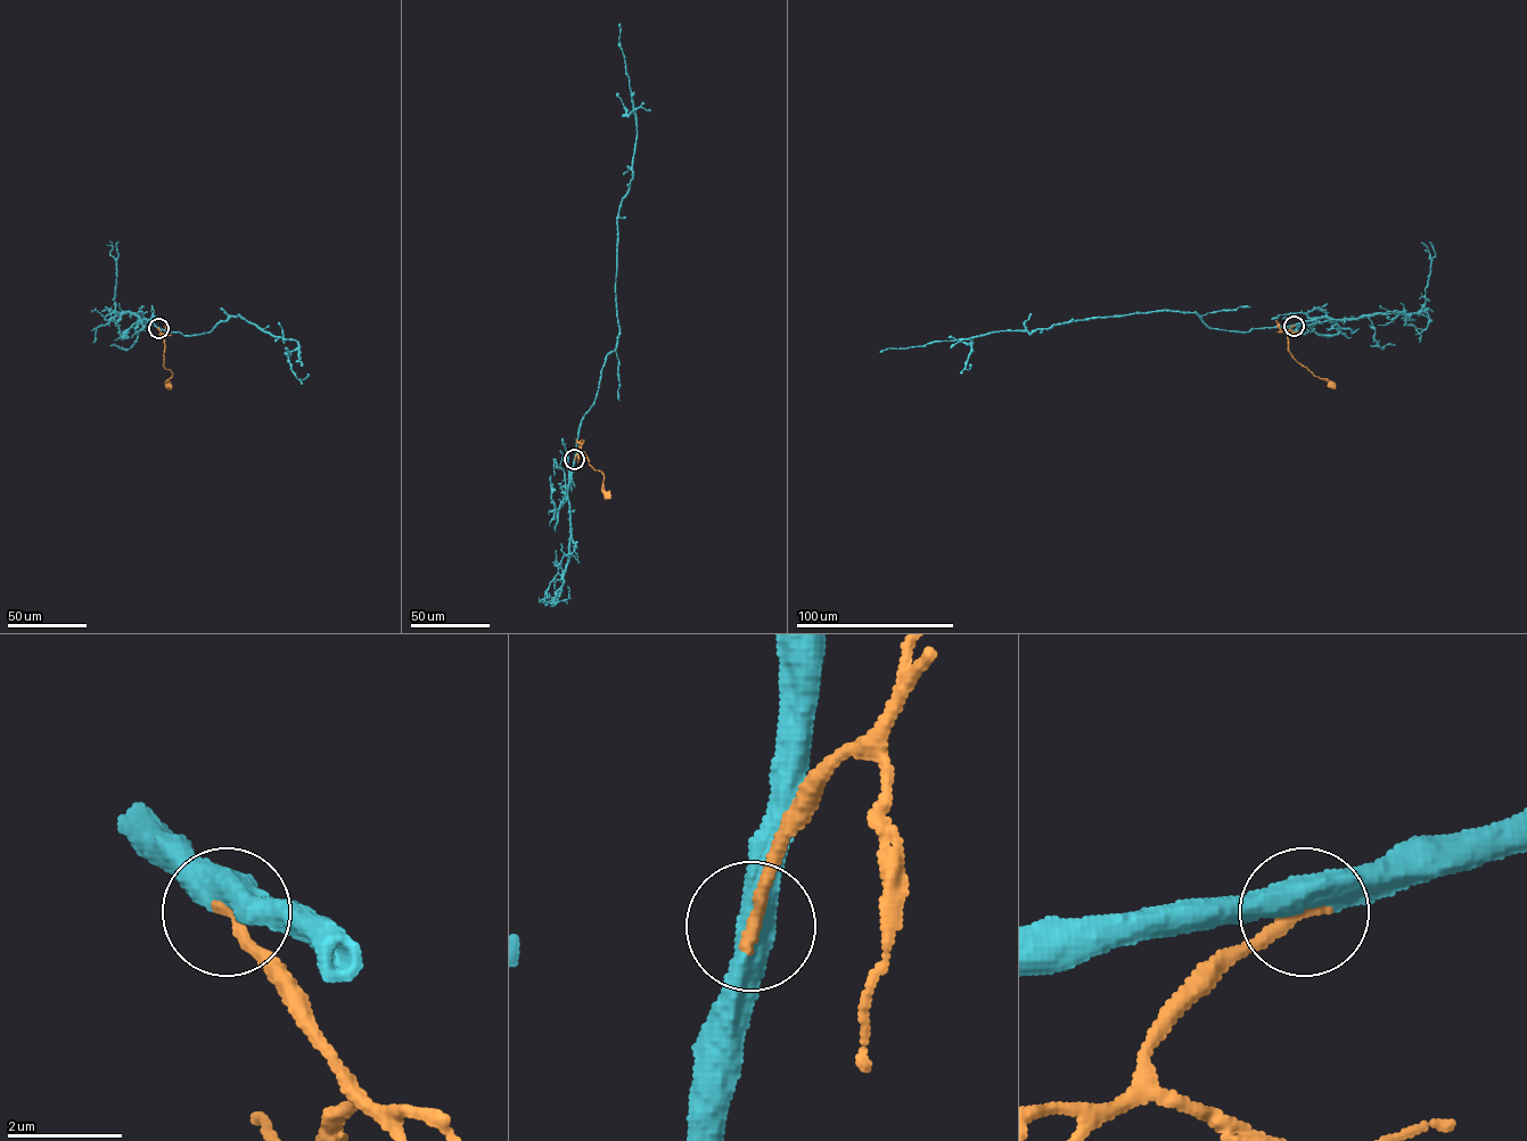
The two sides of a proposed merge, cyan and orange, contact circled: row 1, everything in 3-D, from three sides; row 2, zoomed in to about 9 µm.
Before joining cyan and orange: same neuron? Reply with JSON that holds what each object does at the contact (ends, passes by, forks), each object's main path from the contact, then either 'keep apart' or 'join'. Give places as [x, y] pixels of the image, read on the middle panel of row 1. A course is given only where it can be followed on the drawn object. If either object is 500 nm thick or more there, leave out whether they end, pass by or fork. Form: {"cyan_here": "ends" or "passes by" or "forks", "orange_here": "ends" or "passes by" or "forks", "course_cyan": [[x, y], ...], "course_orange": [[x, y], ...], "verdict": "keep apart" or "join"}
{"course_cyan": [[575, 459], [580, 425], [620, 331], [617, 219], [633, 173], [637, 138], [620, 24]], "course_orange": [[575, 459], [580, 452], [585, 453], [589, 465], [604, 475], [607, 494]], "verdict": "join"}

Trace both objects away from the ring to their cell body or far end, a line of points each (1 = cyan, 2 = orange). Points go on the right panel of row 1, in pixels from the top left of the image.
1: (1294, 326), (1234, 331), (1211, 328), (1193, 312), (1157, 311), (1065, 321), (1031, 333), (991, 331), (880, 352)
2: (1294, 326), (1287, 331), (1288, 351), (1331, 385)

